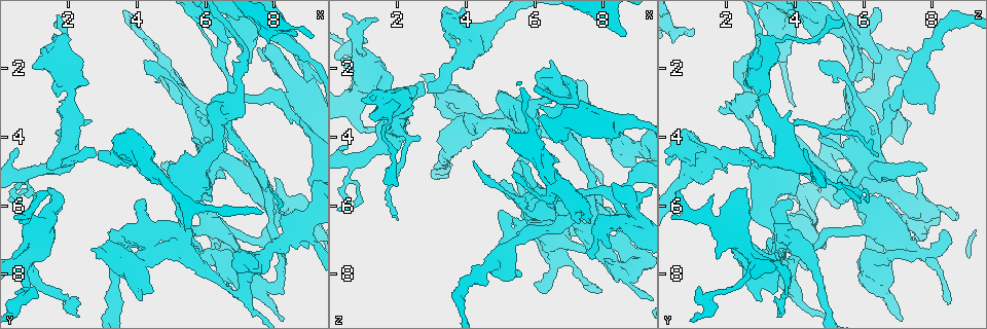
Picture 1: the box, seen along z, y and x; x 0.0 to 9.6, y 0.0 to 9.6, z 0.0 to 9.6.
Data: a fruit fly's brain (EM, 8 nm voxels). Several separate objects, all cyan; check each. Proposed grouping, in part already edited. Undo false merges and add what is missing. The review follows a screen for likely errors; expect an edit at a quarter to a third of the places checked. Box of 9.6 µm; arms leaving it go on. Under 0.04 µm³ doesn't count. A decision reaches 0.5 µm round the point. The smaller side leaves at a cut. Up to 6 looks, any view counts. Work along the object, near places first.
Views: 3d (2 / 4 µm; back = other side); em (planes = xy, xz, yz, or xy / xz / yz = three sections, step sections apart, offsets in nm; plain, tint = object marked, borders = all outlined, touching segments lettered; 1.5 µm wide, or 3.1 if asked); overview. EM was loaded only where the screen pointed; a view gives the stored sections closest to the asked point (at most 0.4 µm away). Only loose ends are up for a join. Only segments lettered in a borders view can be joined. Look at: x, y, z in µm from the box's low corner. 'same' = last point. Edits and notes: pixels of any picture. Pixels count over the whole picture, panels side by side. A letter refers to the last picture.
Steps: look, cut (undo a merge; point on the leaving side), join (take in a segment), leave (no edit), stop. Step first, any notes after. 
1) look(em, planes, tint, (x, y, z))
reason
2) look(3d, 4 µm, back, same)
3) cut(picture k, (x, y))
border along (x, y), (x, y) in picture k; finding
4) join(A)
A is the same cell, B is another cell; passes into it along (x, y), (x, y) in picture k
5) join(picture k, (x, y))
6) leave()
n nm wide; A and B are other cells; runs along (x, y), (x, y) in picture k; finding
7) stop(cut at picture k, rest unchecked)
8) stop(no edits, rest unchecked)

look(3d, 2 µm, (4.70, 5.15, 0.90))
calibre changes

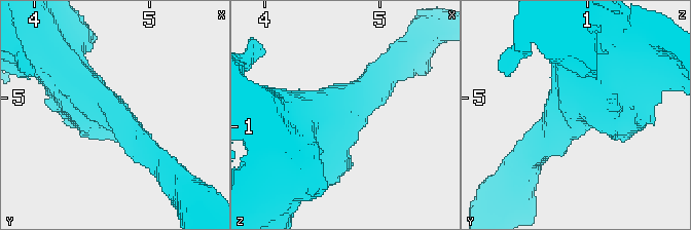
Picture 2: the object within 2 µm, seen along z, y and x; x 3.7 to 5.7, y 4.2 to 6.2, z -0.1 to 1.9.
look(em, planes, borders, (4.72, 5.18, 0.90))
arms of 220, 440 nm; now the EM

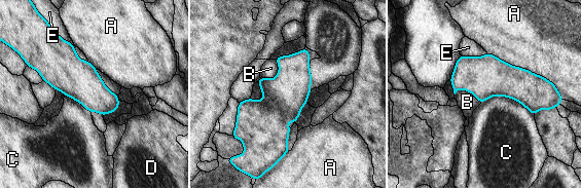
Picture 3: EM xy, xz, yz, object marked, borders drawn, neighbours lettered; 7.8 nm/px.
leave()
300 nm wide; A, B, C, D and E are other cells; border along (481, 102), (510, 97), (534, 115) in picture 3; continuous, no second neuron

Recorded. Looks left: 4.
look(3d, 4 µm, (1.95, 0.75, 5.40))
tapers out

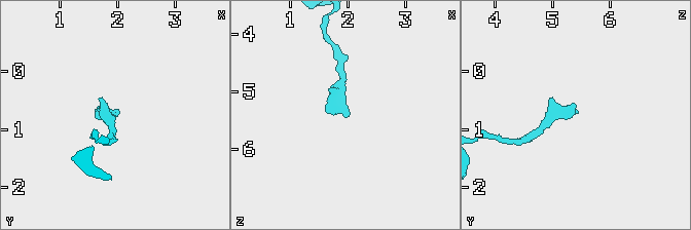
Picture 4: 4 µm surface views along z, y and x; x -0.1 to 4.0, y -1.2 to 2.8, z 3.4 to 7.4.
look(em, xy, step 8, borders, (1.95, 0.75, 5.45))

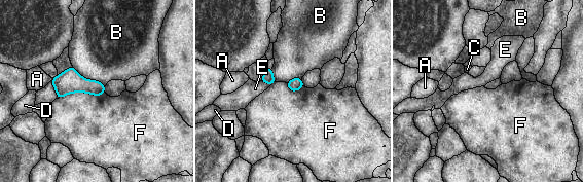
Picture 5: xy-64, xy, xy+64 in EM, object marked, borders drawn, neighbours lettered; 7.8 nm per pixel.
look(em, planes, borders, same)

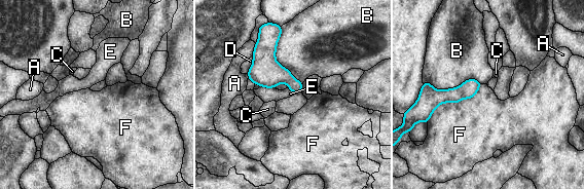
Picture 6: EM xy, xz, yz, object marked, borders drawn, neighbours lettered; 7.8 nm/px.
leave()
F touches over 550 nm; A, B, C, D, E and F are other cells; no lettered segment goes on from it

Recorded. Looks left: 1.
look(em, planes, borders, (8.35, 0.70, 4.00))
stops while still wide

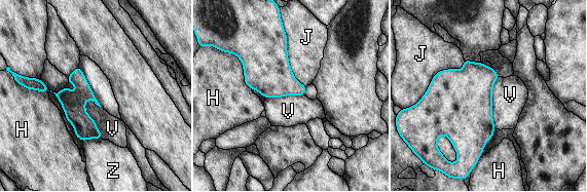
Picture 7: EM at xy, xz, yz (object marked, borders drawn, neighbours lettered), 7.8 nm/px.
leave()
H, J, V and Z are other cells; border along (86, 99), (85, 112), (101, 138) in picture 7; none of them fits

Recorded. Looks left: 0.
stop(no edits, rest unchecked)

